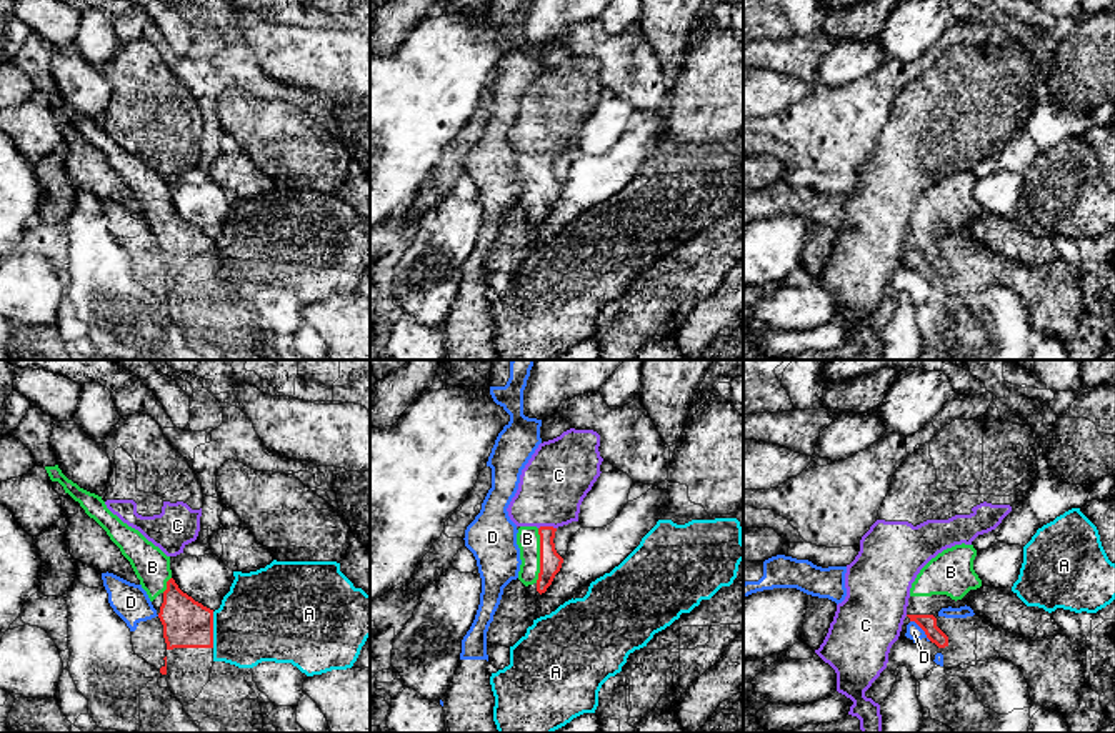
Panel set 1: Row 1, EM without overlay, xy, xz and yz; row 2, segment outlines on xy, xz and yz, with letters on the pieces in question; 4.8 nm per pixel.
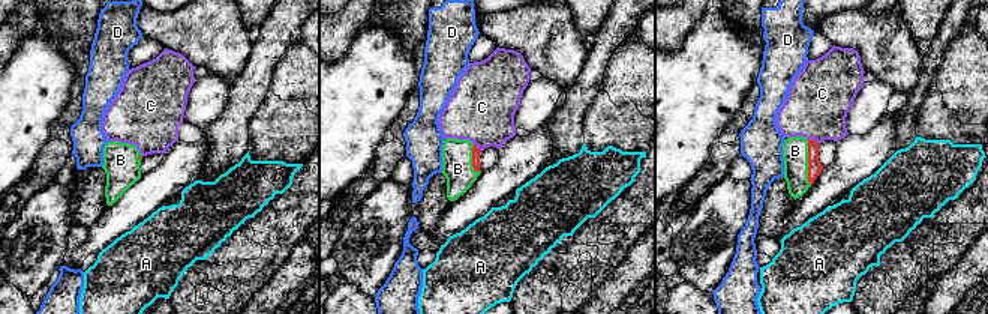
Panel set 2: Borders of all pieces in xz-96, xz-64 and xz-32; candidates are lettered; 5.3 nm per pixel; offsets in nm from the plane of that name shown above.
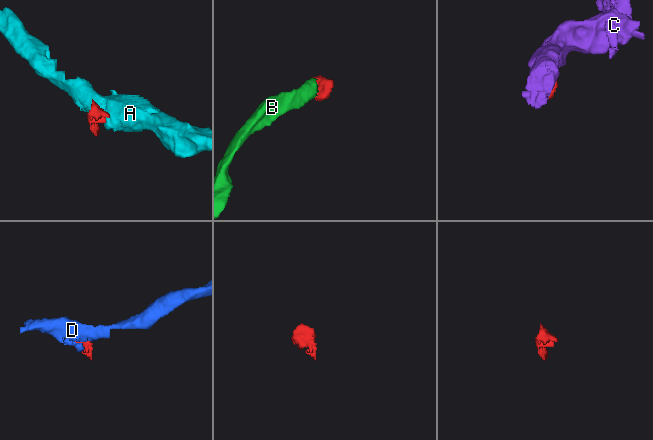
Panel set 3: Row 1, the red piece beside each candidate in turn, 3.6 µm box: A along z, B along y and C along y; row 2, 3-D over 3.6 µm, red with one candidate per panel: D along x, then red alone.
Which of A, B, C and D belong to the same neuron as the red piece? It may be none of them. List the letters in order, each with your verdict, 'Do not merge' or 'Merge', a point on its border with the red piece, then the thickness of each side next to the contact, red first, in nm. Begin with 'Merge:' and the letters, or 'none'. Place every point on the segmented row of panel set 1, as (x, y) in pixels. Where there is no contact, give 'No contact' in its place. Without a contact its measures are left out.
Merge: B
A: Do not merge. Touches red at xy (212, 630). Thickness 240 nm (red) against 420 nm
B: Merge. Touches red at xz (540, 555). Thickness 110 nm (red) against 110 nm
C: Do not merge. Touches red at xz (547, 527). Thickness 110 nm (red) against 320 nm
D: Do not merge. Touches red at yz (922, 628). Thickness 80 nm (red) against 80 nm

